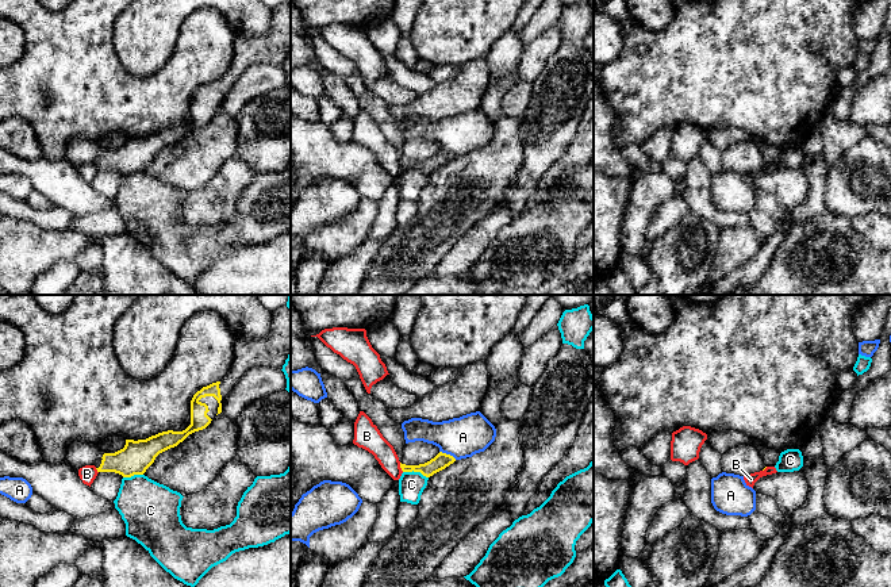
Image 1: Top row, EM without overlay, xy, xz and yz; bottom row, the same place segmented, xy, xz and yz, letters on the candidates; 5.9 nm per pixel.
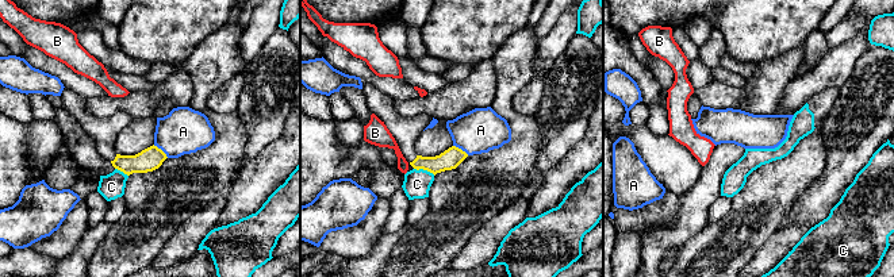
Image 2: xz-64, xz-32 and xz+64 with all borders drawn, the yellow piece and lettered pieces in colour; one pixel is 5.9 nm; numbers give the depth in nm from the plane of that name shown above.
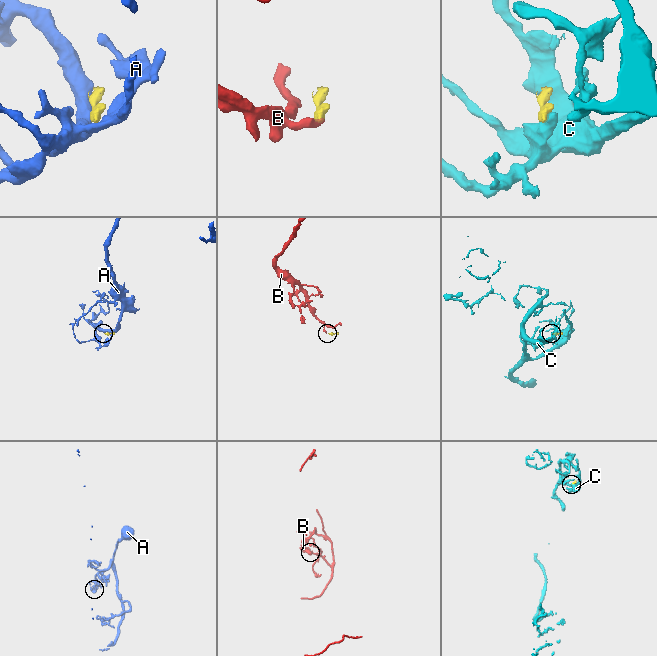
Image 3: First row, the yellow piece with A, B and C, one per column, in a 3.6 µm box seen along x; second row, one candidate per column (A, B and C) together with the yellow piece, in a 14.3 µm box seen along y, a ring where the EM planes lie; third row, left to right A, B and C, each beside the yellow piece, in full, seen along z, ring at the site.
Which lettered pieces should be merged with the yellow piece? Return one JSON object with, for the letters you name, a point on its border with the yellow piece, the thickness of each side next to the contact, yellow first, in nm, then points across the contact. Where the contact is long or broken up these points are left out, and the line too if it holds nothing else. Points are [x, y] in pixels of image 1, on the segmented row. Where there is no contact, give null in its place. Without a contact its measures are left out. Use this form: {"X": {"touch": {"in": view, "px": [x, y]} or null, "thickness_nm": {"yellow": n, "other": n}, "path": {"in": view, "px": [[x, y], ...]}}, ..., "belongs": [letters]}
{"belongs": []}

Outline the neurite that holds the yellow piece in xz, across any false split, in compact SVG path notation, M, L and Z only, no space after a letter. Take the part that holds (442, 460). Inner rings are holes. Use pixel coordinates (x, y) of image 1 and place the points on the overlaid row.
M439 452L434 459L425 464L419 465L406 465L400 463L400 468L403 472L420 472L423 476L430 477L434 473L445 469L450 464L453 464L456 459L450 454Z

